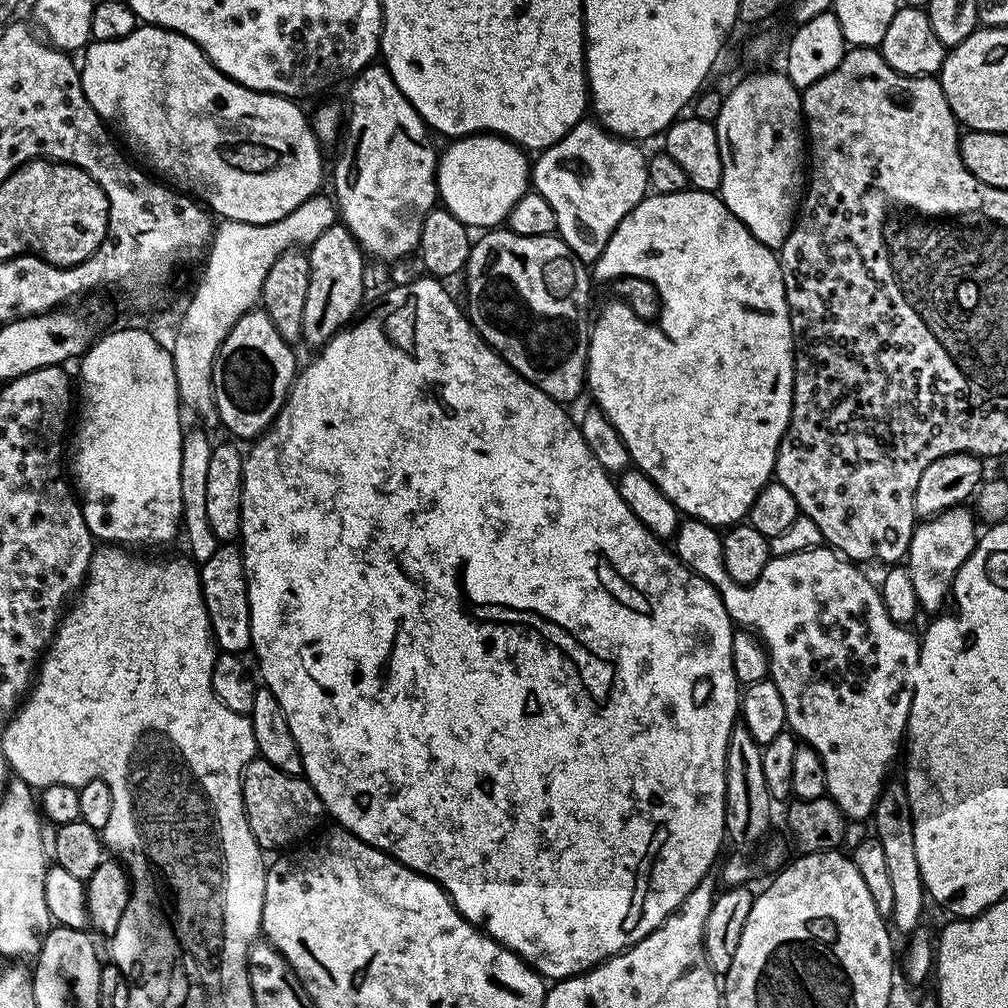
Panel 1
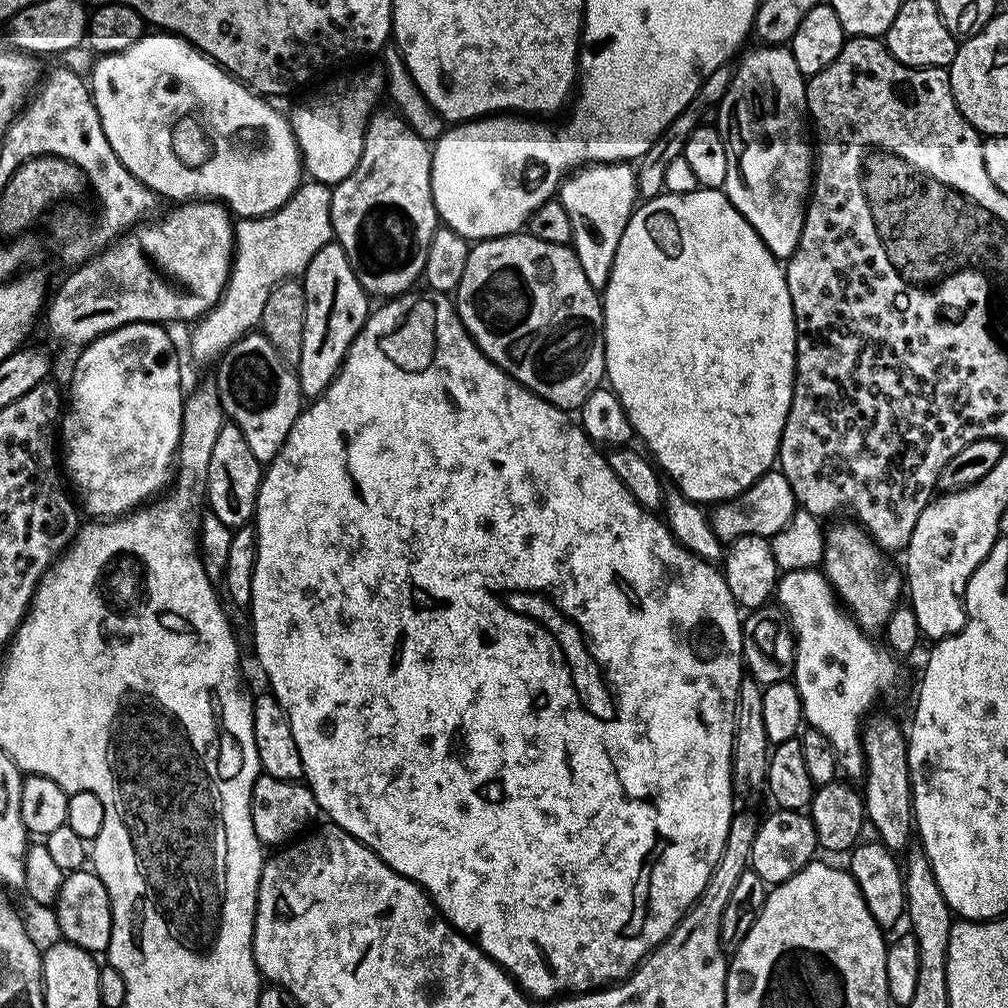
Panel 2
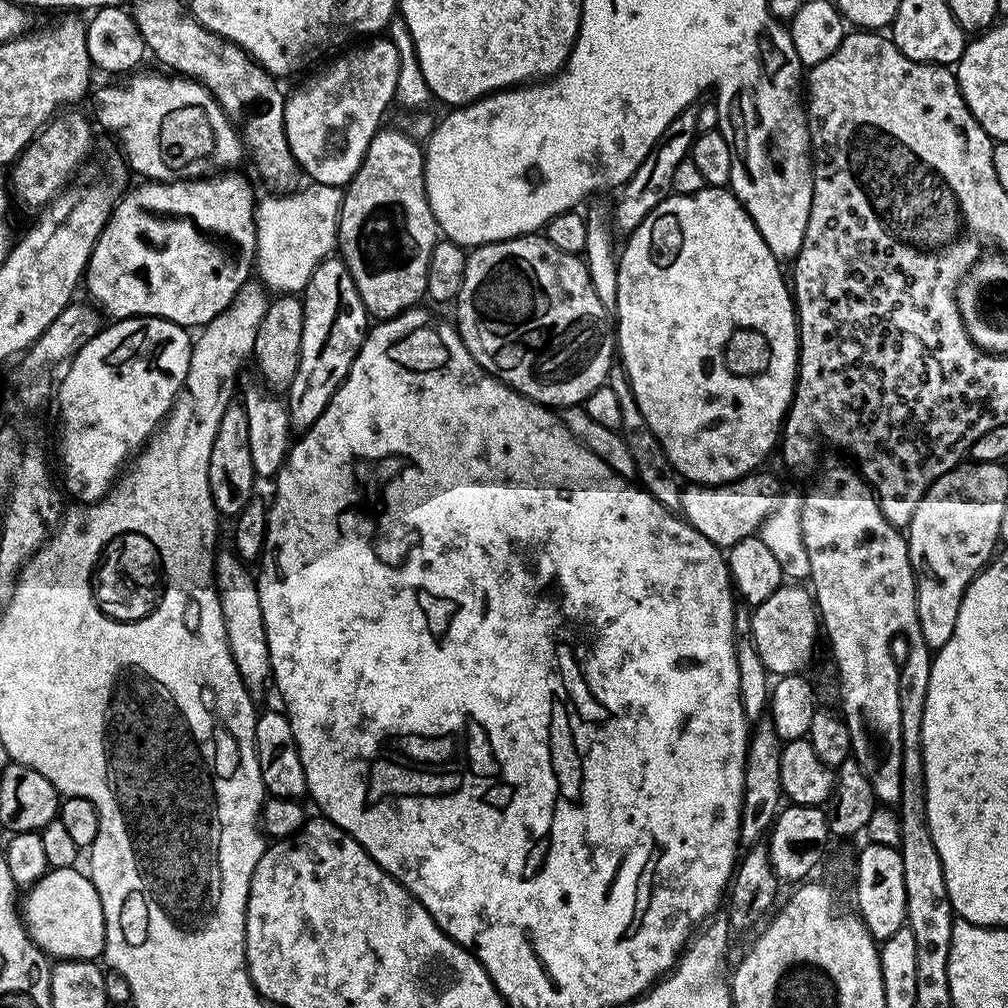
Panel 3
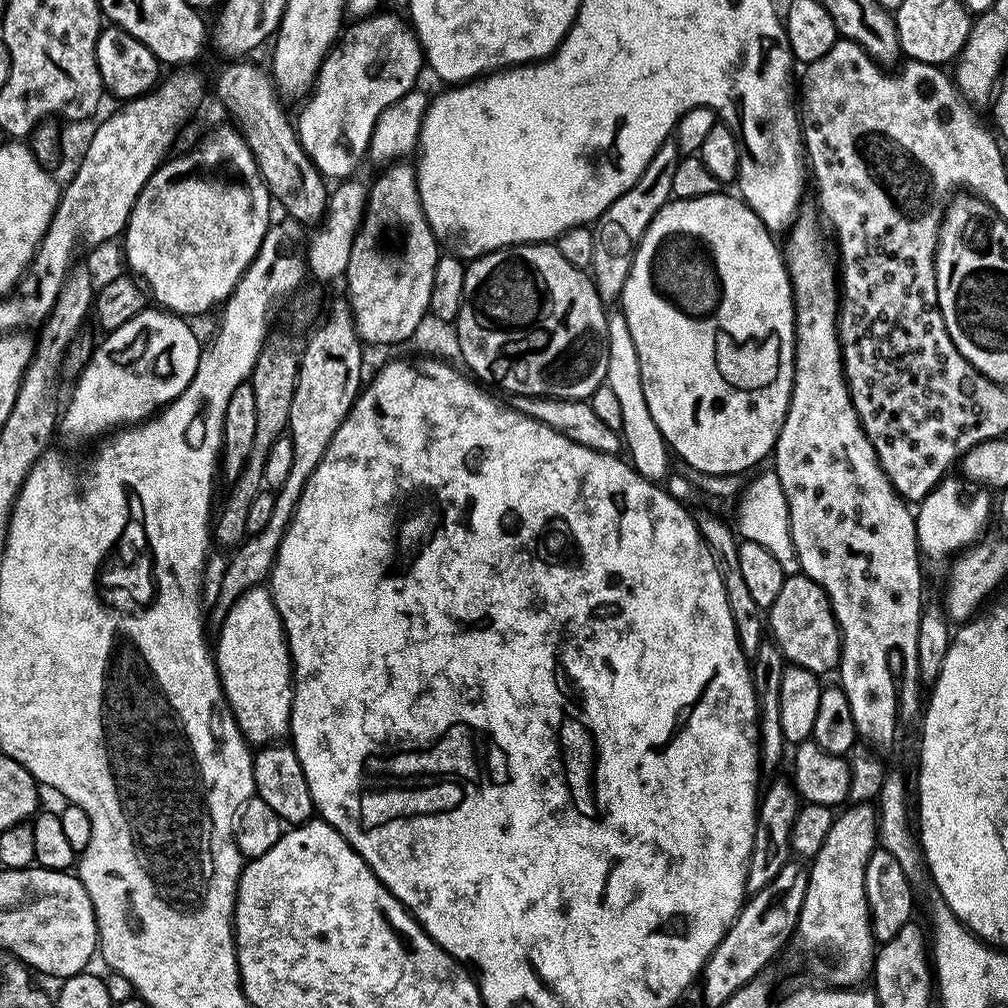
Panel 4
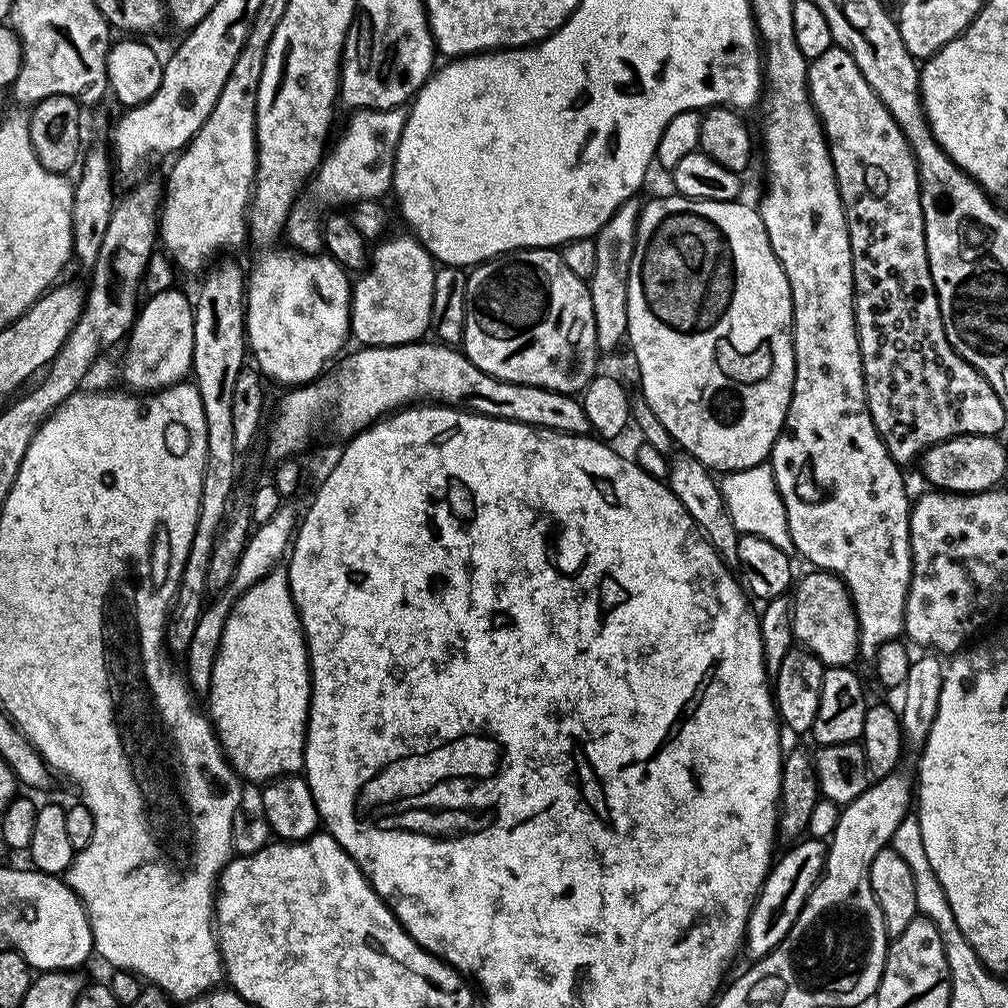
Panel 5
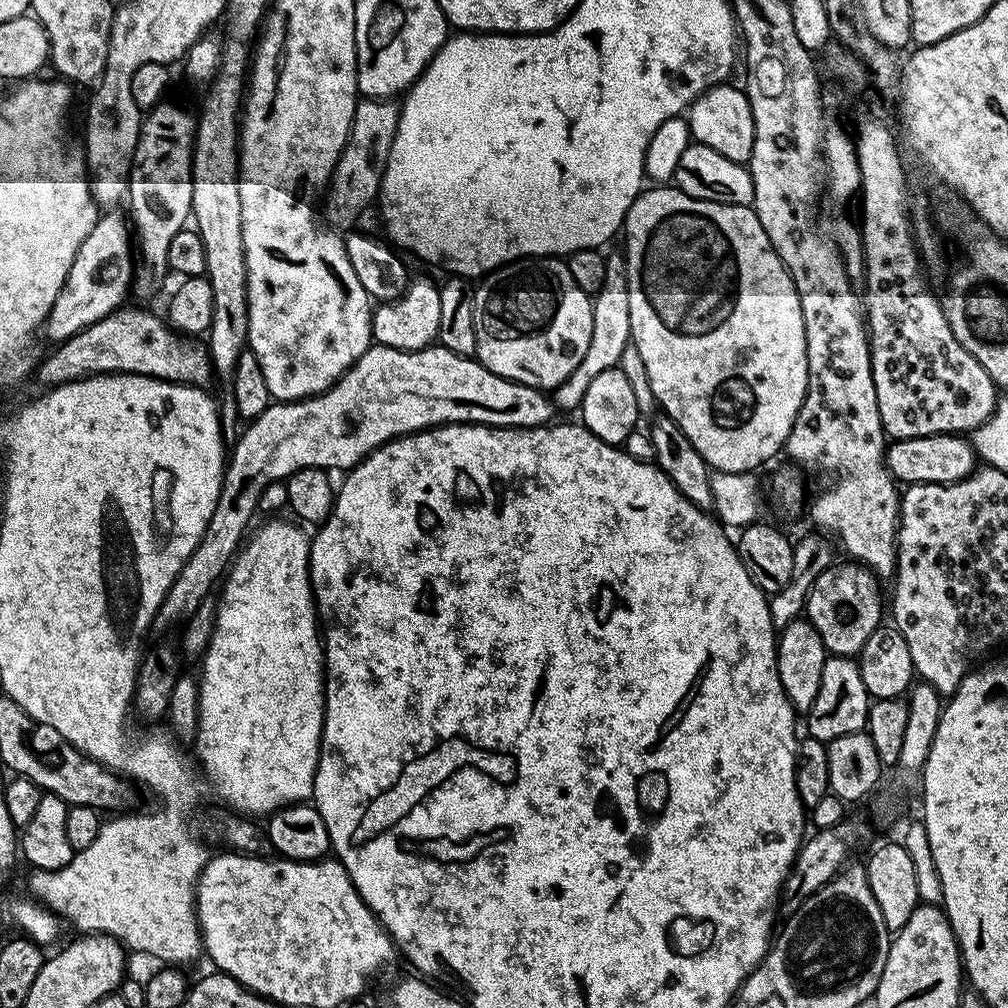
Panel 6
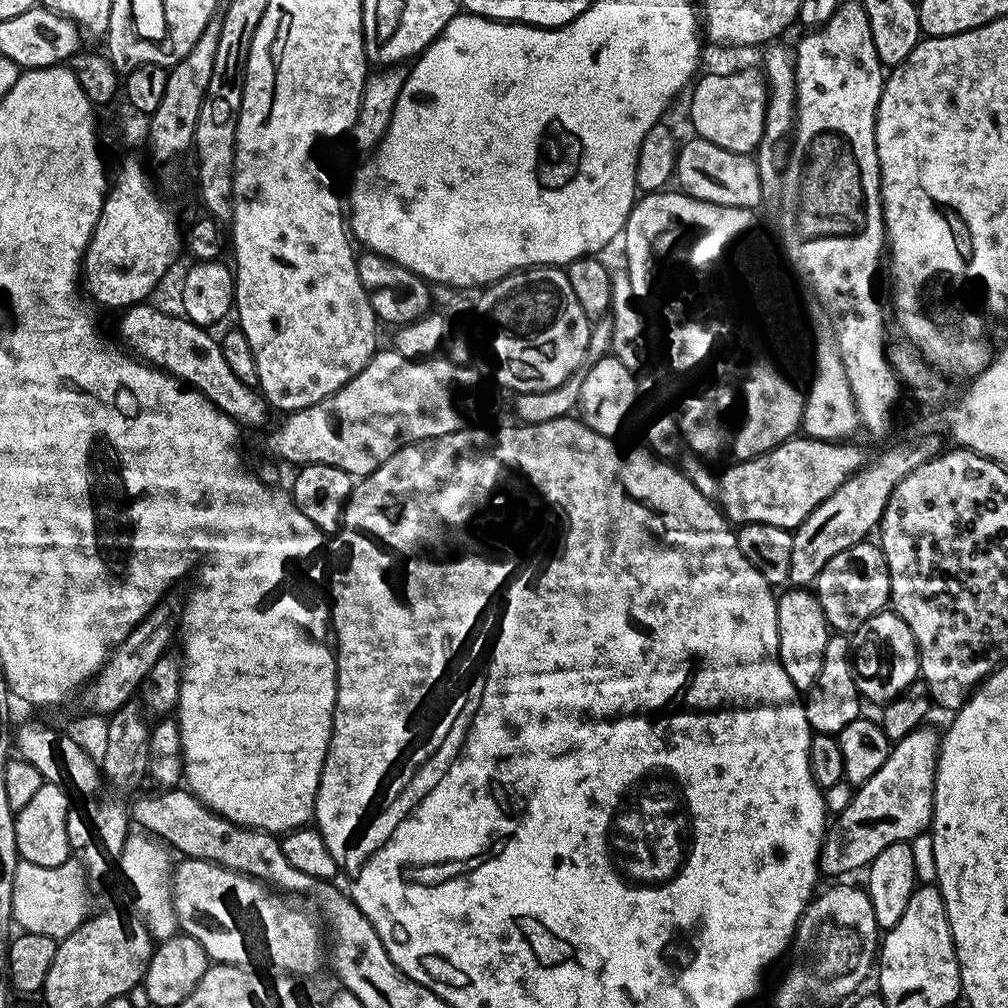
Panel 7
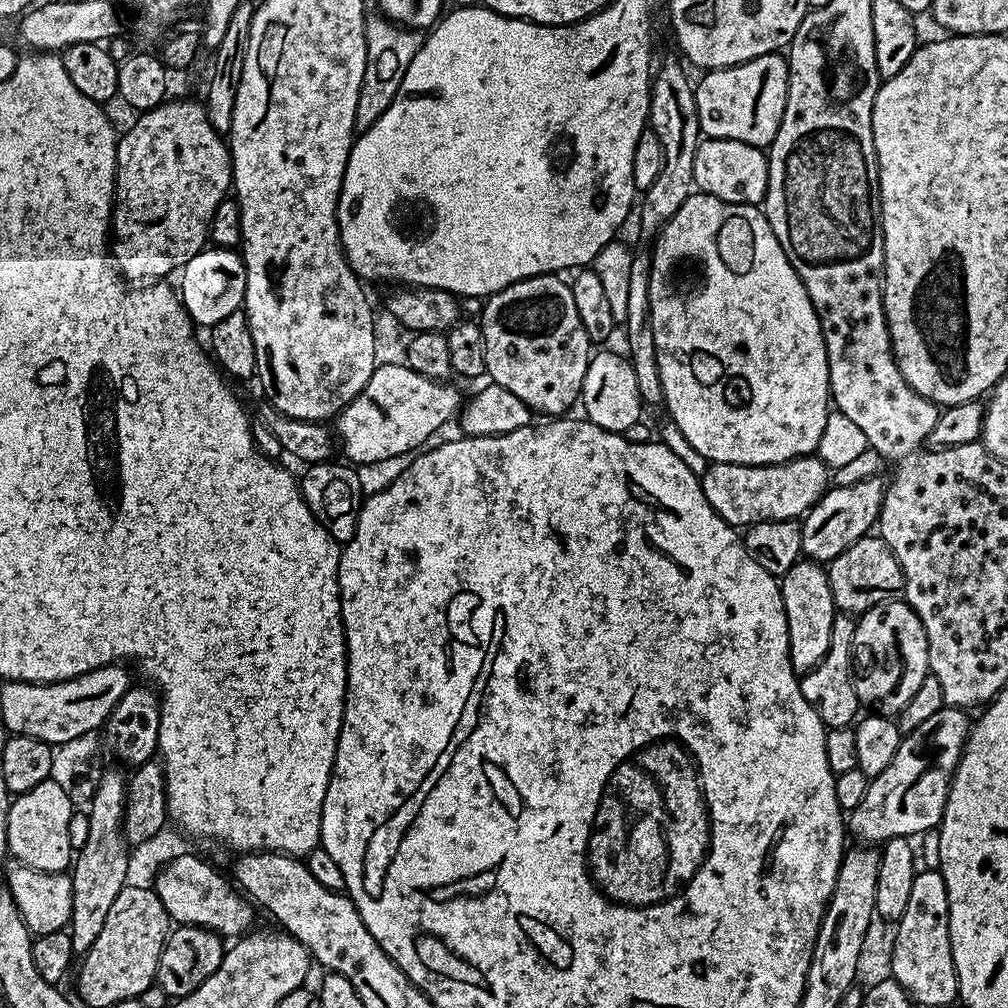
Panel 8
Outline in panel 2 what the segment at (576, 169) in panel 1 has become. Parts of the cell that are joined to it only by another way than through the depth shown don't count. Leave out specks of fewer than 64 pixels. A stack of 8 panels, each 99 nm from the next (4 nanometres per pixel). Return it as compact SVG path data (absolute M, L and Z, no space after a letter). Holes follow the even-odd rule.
M626 162L584 165L564 178L558 189L558 199L570 217L572 249L579 259L579 265L596 291L603 291L613 268L622 230L636 208L638 193L635 169Z

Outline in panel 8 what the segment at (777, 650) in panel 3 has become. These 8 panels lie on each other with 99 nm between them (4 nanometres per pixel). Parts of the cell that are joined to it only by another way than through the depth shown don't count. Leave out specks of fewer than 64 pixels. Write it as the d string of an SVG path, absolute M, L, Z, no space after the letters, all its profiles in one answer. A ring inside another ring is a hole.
M876 534L863 536L861 540L854 542L854 546L842 550L838 558L830 561L827 570L834 602L844 614L866 613L904 591L902 566L898 566L898 558L894 558L887 542Z

